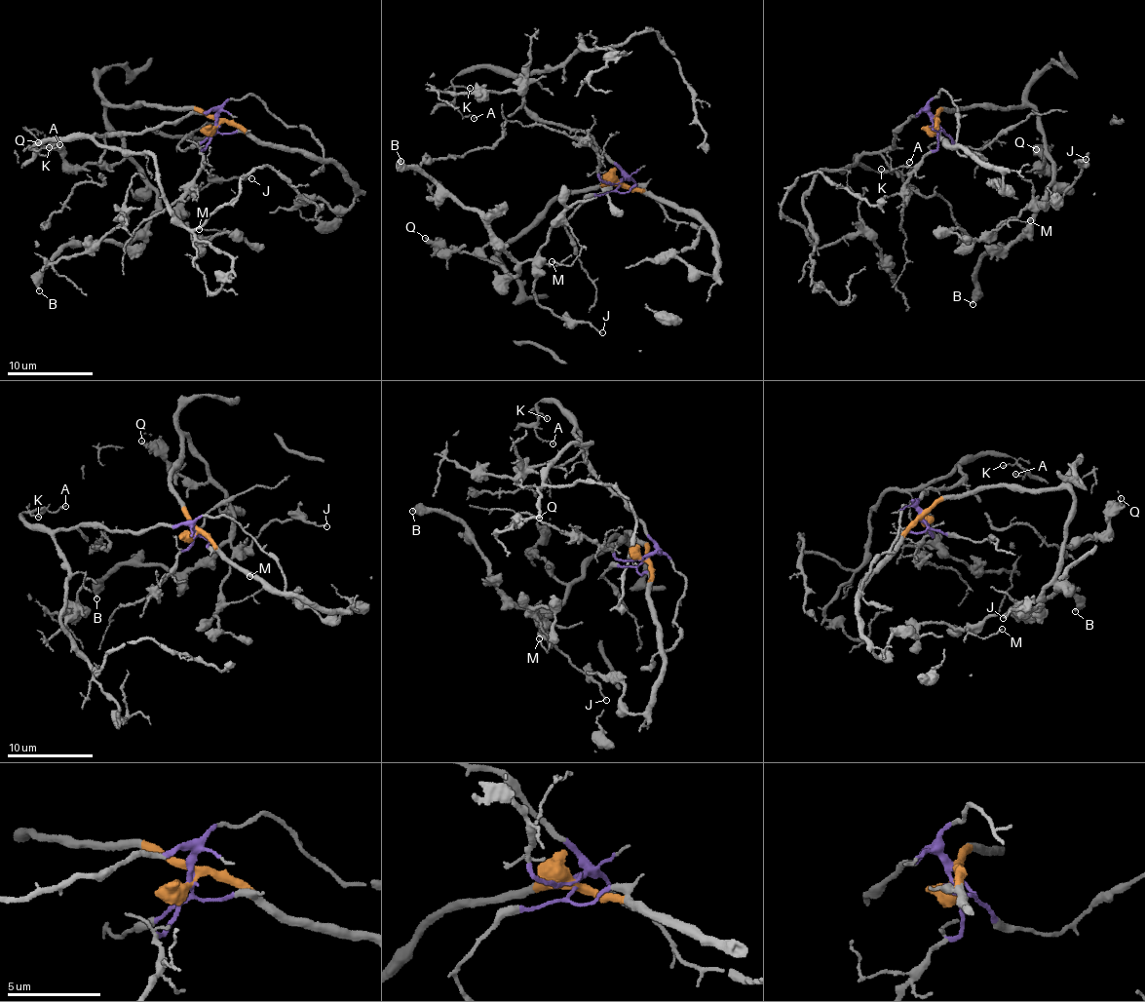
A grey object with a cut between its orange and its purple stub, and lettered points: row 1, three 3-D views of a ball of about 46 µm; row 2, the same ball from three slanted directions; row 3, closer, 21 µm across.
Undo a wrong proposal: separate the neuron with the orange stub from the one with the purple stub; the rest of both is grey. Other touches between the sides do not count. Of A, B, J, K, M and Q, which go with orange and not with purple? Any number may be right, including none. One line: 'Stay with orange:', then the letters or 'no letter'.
Stay with orange: B, J, M, Q

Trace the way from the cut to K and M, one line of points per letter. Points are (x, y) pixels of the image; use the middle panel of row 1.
K: (618, 183), (624, 175), (618, 165), (585, 133), (543, 122), (513, 77), (467, 67), (451, 82), (470, 88)
M: (618, 183), (557, 193), (492, 255), (508, 277), (567, 224), (580, 255), (552, 260)

